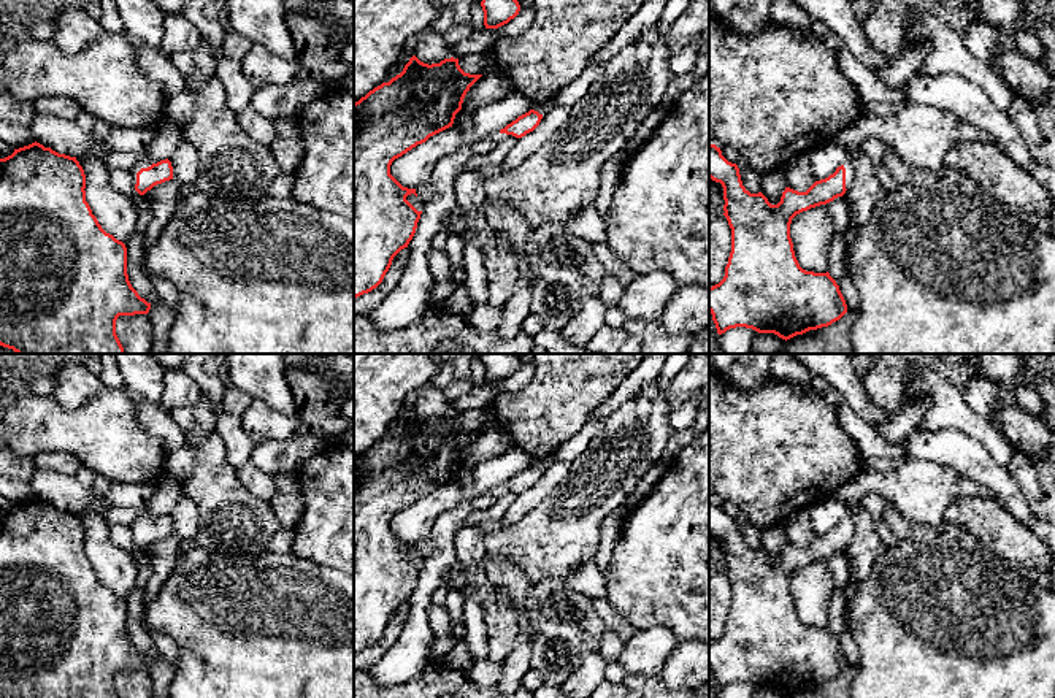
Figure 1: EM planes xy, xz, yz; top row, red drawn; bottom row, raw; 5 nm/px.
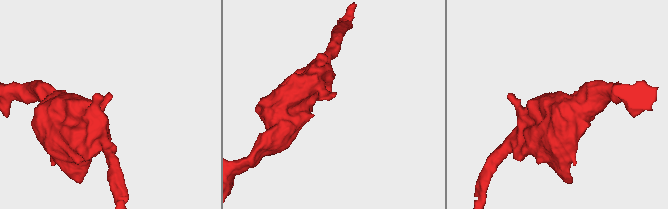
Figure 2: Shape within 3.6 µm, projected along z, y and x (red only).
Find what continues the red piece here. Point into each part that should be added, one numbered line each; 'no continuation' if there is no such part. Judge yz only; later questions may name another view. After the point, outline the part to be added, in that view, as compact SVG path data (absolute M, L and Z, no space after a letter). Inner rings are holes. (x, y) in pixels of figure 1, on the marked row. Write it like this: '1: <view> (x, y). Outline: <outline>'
1: yz (849, 170). Outline: M847 159L842 162L842 165L846 168L846 189L849 189L855 179L855 171L852 163Z

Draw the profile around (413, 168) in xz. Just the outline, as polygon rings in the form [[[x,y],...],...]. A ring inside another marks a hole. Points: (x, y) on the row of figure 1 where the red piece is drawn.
[[[449,127],[395,159],[390,165],[390,174],[403,187],[416,189],[430,181],[438,160],[452,154],[460,146],[460,130]]]

